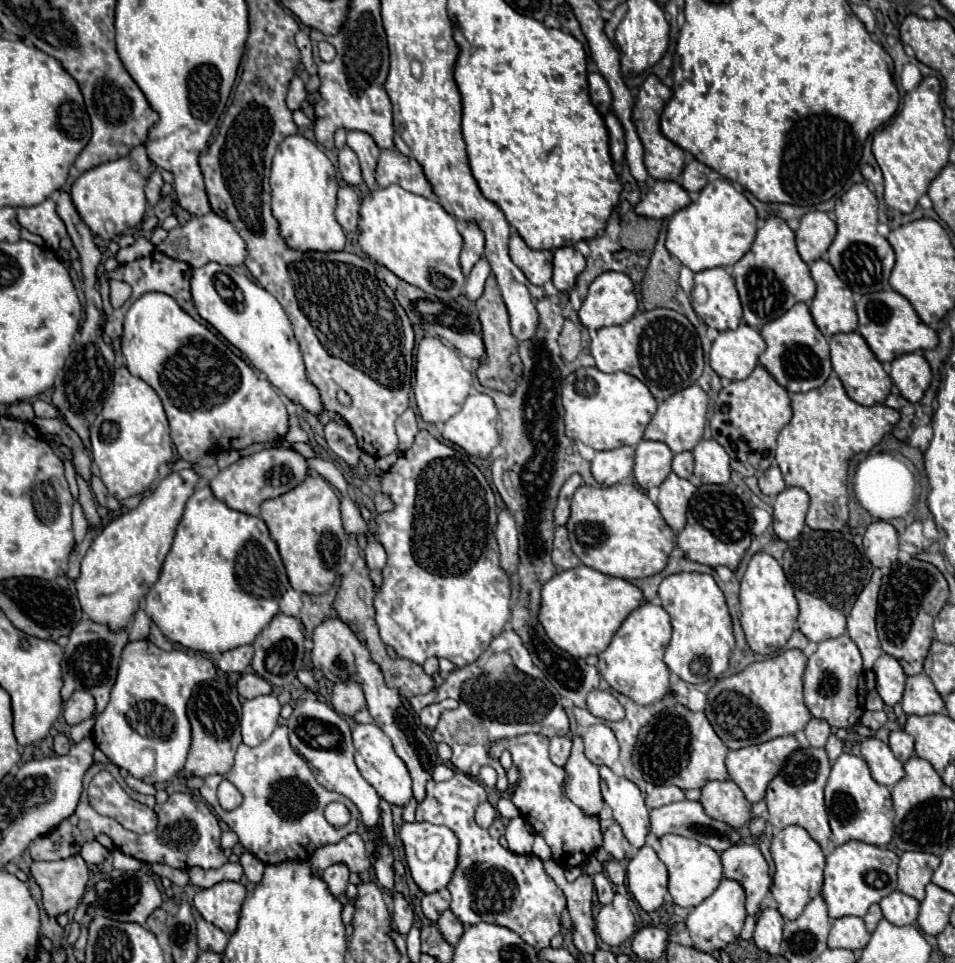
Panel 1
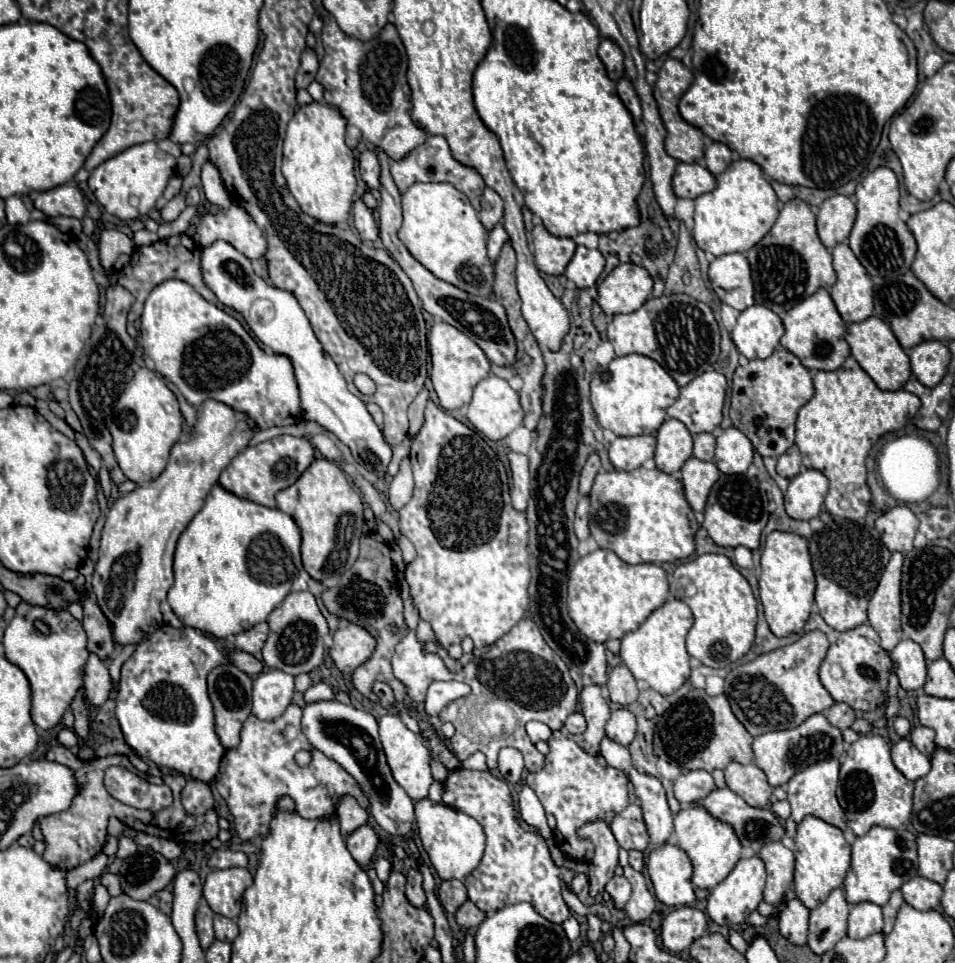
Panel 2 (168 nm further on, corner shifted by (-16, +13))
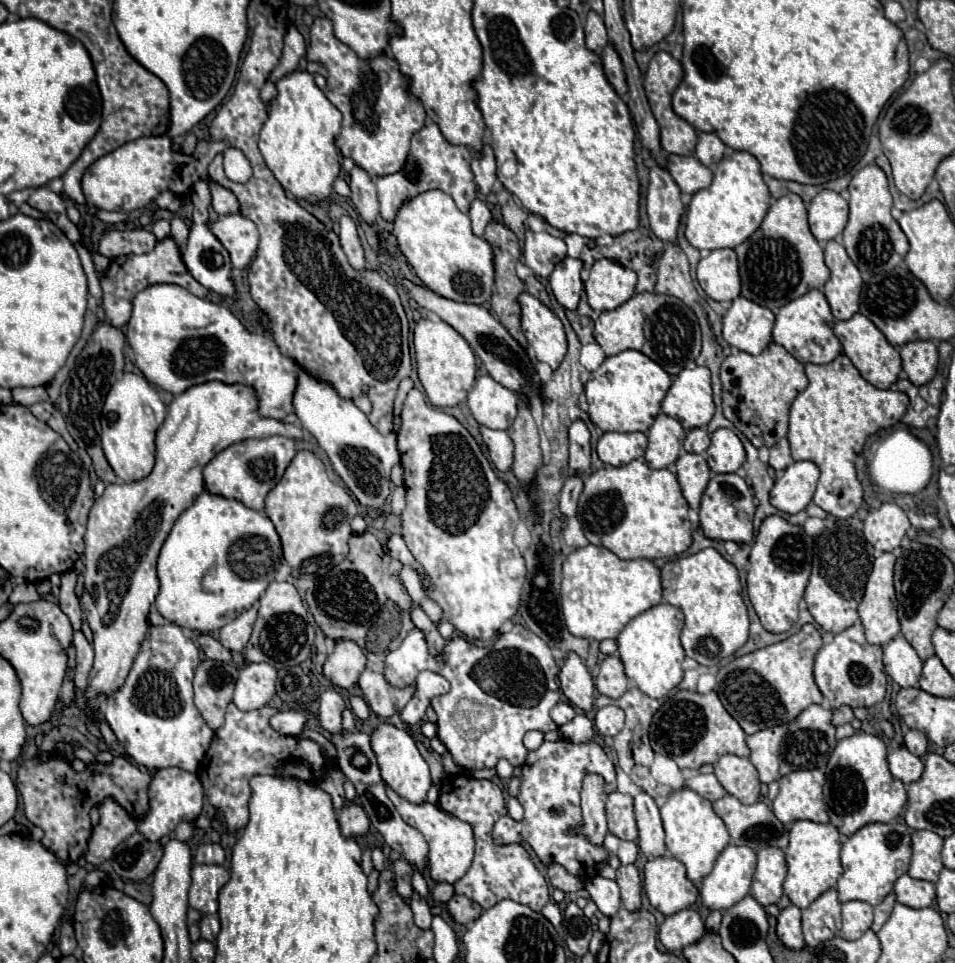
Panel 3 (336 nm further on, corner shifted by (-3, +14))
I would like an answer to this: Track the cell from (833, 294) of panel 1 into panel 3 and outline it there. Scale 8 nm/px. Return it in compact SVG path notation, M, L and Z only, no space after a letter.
M829 240L825 246L825 264L831 270L831 278L825 284L823 294L835 320L849 320L860 309L861 274L845 248L835 240Z

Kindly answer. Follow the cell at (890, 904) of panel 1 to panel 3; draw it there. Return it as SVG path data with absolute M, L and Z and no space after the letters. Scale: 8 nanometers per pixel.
M903 874L893 888L897 902L909 906L909 908L927 908L935 900L935 884L925 880L915 880L907 874Z

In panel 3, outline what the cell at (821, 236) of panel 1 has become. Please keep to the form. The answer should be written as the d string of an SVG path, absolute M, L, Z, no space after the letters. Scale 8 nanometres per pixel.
M823 190L811 200L807 212L809 212L811 234L819 242L827 242L841 236L847 224L849 206L847 200L843 200L837 192Z

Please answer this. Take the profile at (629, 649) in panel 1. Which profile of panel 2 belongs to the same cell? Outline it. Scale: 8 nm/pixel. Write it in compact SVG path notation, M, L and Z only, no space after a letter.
M668 599L662 607L658 607L636 631L626 633L622 639L620 659L632 671L637 684L644 689L654 689L660 695L670 695L680 689L690 677L690 655L686 651L684 639L694 623L692 611L686 603L678 599Z

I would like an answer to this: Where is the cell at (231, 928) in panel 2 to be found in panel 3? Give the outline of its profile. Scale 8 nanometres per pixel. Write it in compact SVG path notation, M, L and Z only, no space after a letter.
M207 914L201 918L201 938L203 940L215 942L220 930L221 925L217 914Z

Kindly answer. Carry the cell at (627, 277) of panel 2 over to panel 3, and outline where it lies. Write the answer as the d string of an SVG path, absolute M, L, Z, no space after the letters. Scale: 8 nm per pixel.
M597 260L585 282L587 302L593 310L605 312L625 304L637 286L637 274L613 260Z

